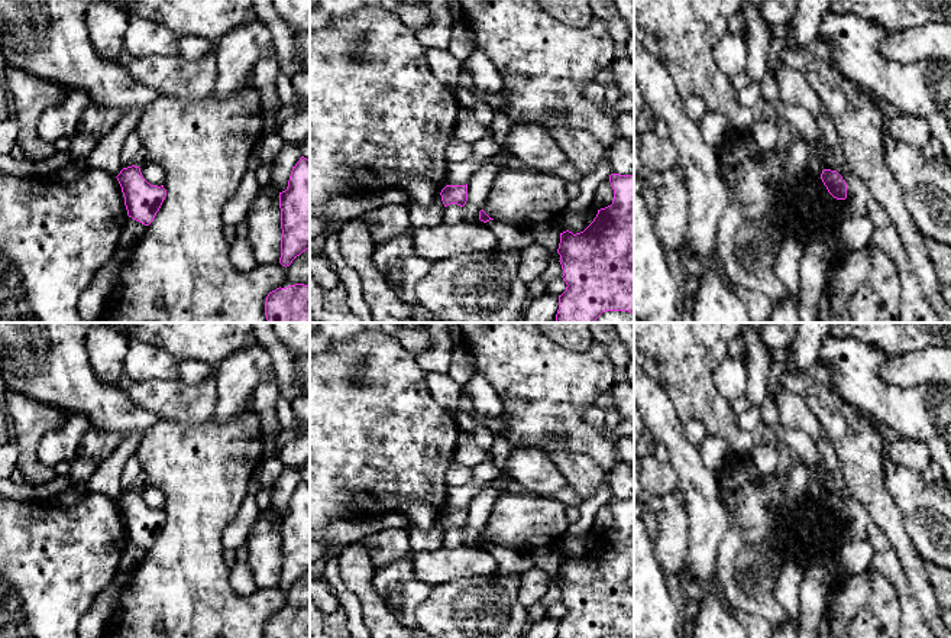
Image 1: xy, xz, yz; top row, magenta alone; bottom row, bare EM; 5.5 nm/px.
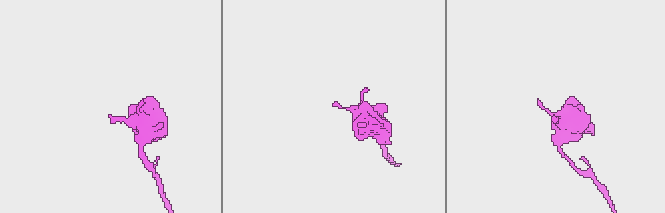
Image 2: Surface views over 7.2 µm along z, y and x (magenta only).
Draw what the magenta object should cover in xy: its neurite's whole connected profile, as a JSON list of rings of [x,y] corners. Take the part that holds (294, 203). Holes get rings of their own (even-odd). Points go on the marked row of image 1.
[[[304,156],[292,166],[288,187],[279,192],[282,266],[310,247],[310,161]]]

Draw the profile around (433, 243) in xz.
[[[483,221],[418,227],[413,231],[413,242],[415,252],[431,263],[460,253],[498,249],[498,239]]]

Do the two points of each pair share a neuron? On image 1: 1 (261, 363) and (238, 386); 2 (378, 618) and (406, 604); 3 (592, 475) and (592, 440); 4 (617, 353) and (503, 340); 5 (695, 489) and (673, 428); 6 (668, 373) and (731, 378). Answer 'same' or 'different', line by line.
1: same
2: different
3: different
4: different
5: same
6: different

